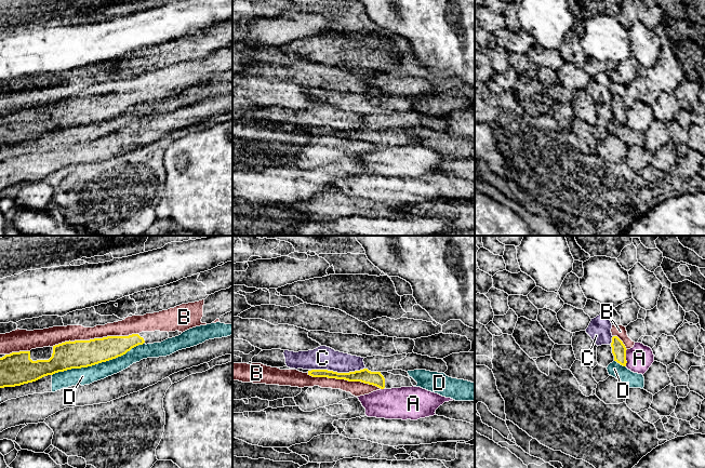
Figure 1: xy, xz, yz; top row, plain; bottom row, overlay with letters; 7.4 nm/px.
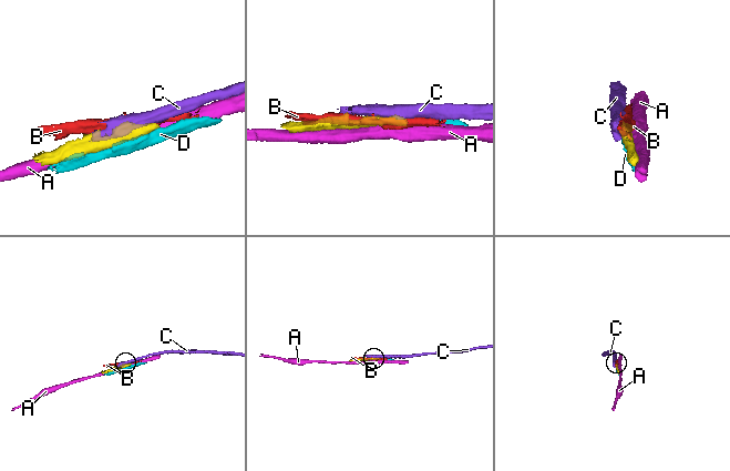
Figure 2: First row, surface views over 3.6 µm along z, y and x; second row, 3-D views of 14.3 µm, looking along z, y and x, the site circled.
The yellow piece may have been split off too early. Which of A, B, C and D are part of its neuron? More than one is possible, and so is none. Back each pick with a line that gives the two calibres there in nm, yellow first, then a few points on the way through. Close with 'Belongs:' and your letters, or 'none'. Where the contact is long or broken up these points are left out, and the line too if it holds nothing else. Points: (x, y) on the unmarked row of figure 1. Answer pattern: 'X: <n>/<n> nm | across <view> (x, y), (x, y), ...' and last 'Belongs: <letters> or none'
B: 200/120 nm
Belongs: B

